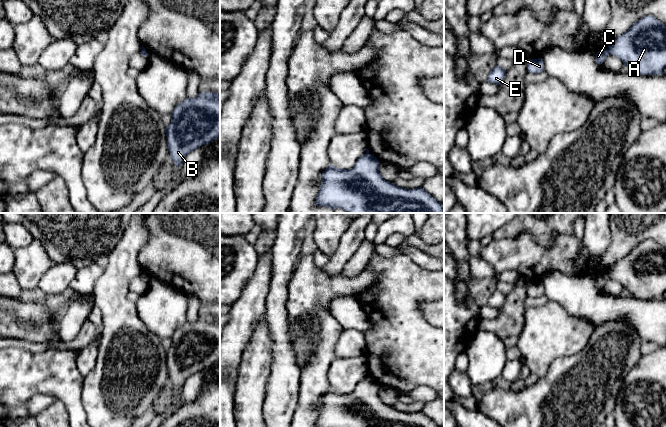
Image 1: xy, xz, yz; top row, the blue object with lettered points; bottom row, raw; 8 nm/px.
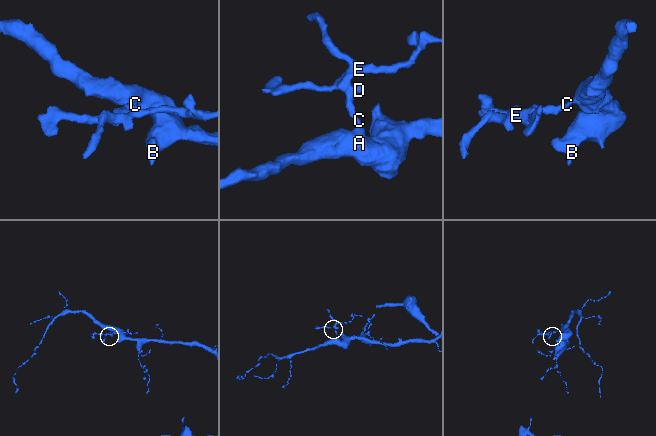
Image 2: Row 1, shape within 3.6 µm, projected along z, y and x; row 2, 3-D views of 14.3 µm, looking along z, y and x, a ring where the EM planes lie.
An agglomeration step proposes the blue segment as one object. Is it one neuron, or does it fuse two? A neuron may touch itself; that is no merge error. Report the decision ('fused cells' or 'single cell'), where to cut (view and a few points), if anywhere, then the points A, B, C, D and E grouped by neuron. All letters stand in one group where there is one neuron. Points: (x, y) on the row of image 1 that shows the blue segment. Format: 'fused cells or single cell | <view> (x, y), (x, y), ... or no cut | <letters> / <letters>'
fused cells | yz (607, 49), (609, 53) | A B / C D E

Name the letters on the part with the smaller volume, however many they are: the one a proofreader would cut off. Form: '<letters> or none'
C, D, E

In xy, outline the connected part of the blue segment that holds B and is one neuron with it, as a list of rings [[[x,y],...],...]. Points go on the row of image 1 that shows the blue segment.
[[[200,92],[196,98],[187,97],[174,108],[171,116],[171,123],[166,127],[168,150],[175,165],[179,167],[191,151],[220,136],[220,94]]]

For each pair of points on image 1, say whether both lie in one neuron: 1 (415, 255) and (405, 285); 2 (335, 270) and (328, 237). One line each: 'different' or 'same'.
1: different
2: different

